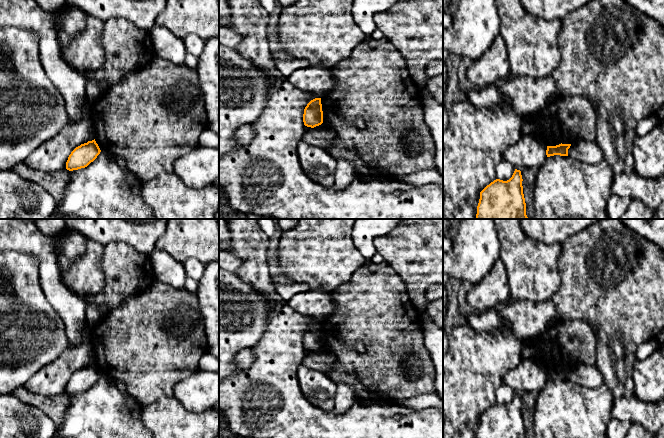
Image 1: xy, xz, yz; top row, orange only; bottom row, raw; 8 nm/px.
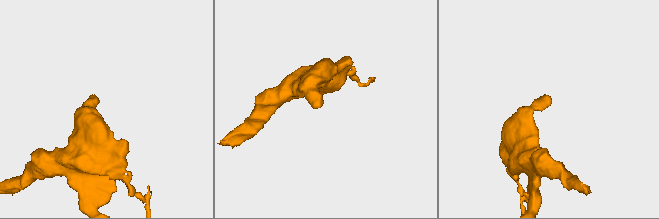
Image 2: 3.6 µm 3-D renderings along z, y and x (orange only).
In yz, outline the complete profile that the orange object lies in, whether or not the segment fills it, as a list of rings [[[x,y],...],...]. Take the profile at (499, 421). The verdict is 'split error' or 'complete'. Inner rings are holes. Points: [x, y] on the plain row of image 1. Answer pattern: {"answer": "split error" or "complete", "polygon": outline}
{"answer": "complete", "polygon": [[[515,393],[512,401],[503,405],[496,403],[480,416],[477,438],[526,438],[521,395]]]}

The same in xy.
{"answer": "complete", "polygon": [[[95,363],[76,371],[68,381],[66,393],[69,395],[87,391],[100,378],[101,374]]]}

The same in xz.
{"answer": "complete", "polygon": [[[321,322],[311,324],[304,333],[303,346],[307,351],[314,352],[323,347]]]}

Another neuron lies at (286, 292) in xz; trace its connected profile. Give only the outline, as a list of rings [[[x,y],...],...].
[[[272,276],[272,284],[276,293],[286,302],[289,301],[295,294],[310,290],[309,285],[303,282],[296,282],[287,285],[279,284],[274,280],[274,276]]]

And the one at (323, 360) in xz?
[[[322,347],[321,349],[314,351],[310,356],[305,357],[302,365],[329,376],[335,362],[336,357],[334,353],[329,348]]]

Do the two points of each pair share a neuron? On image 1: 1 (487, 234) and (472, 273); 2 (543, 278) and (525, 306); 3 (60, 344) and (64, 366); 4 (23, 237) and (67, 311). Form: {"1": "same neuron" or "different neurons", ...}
{"1": "same neuron", "2": "different neurons", "3": "different neurons", "4": "same neuron"}

